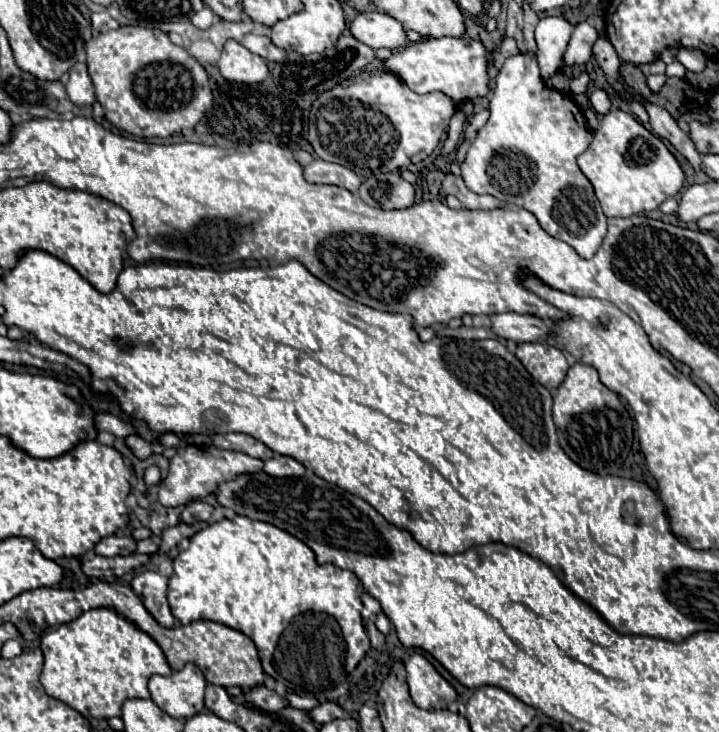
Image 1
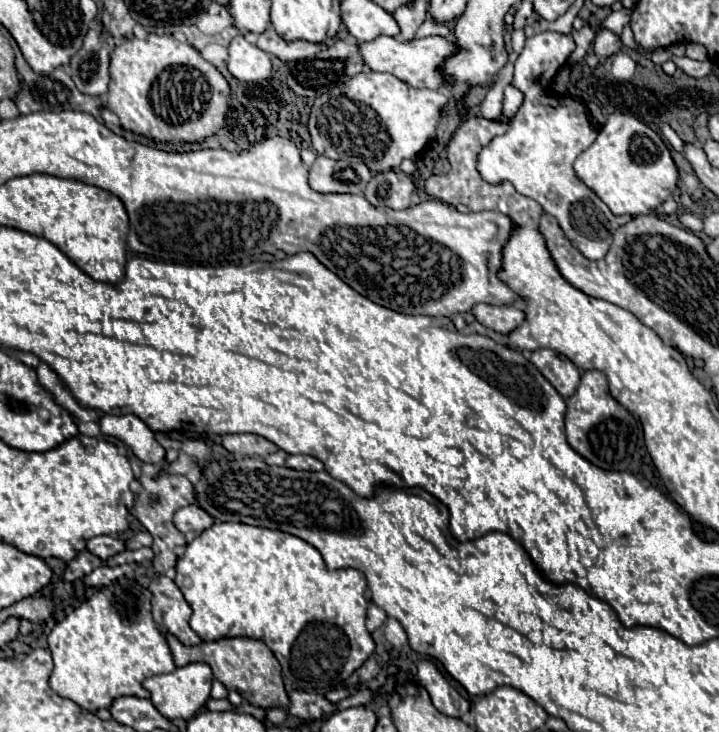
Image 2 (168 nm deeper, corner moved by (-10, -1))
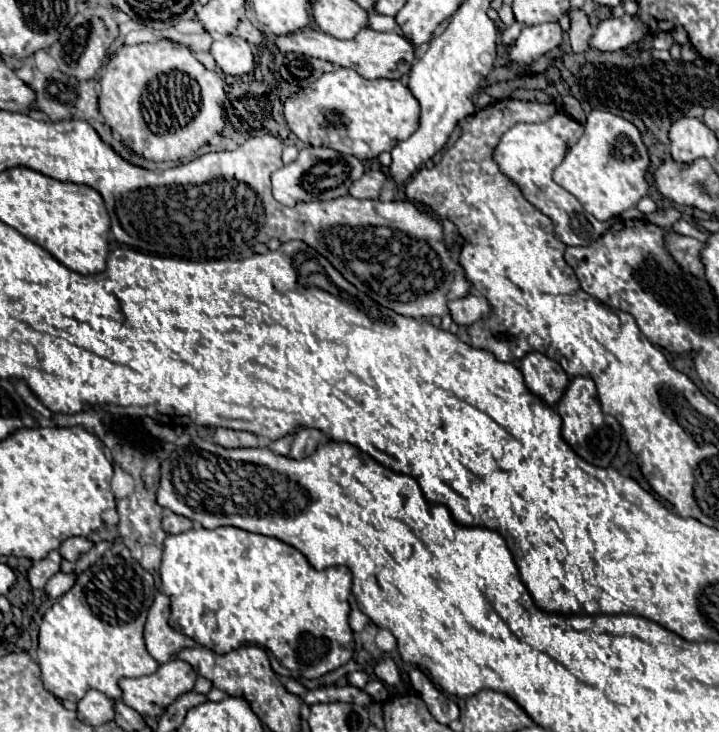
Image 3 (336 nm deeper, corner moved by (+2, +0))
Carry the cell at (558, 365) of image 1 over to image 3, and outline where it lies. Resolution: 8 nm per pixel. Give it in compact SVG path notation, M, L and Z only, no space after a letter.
M536 351L528 353L520 361L520 369L524 373L524 381L528 389L550 407L558 403L558 399L564 395L564 389L568 387L570 381L564 369L556 361Z

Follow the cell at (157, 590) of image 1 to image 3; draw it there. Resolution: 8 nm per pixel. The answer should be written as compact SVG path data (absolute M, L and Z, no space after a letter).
M156 591L154 603L148 611L148 619L144 625L144 639L146 649L158 663L168 663L180 649L196 645L194 639L172 629L168 625L168 617L170 617L170 599L164 593Z

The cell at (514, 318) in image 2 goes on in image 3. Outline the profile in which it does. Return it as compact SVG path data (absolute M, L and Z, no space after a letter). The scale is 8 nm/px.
M468 295L462 299L454 299L448 303L452 319L458 325L472 325L484 317L488 317L488 313L492 313L492 305L488 305L488 299L482 295Z

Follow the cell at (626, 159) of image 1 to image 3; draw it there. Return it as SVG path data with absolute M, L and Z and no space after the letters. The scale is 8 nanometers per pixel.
M594 109L584 125L584 135L554 169L554 181L572 193L596 219L608 221L648 195L648 167L650 157L640 131L618 115Z

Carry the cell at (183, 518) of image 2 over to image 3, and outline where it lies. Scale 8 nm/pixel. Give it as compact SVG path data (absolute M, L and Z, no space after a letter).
M164 511L164 517L162 517L162 527L166 533L170 535L176 535L176 533L184 533L188 529L192 529L192 521L182 517L182 515L176 515L172 511Z

